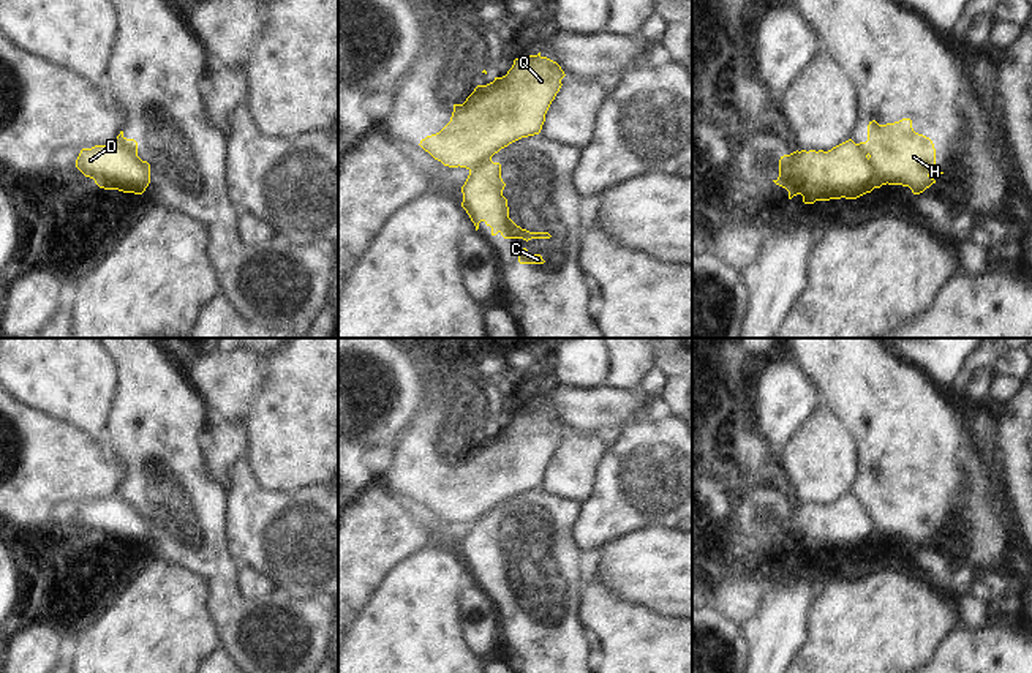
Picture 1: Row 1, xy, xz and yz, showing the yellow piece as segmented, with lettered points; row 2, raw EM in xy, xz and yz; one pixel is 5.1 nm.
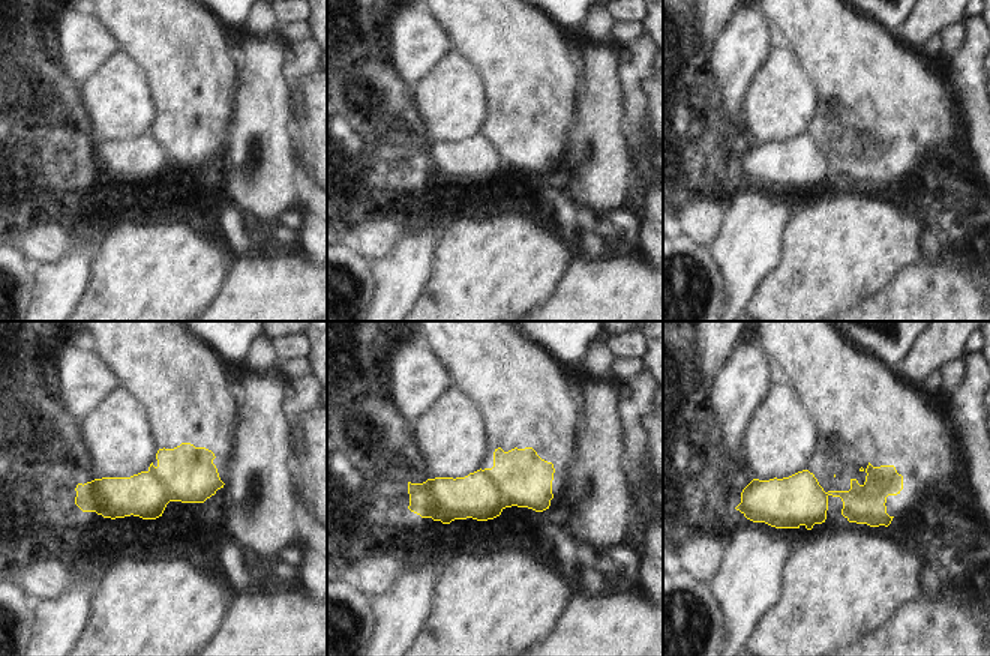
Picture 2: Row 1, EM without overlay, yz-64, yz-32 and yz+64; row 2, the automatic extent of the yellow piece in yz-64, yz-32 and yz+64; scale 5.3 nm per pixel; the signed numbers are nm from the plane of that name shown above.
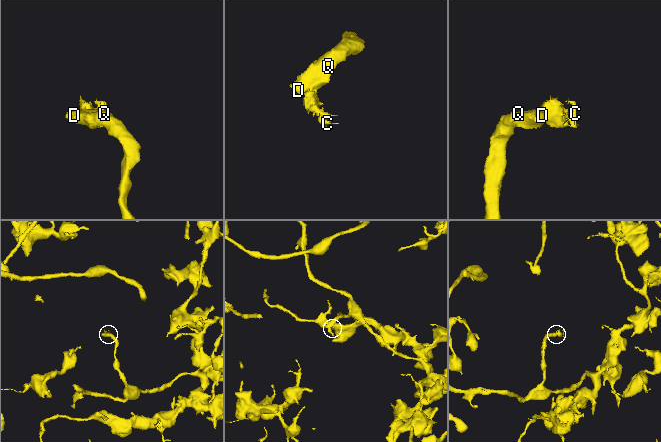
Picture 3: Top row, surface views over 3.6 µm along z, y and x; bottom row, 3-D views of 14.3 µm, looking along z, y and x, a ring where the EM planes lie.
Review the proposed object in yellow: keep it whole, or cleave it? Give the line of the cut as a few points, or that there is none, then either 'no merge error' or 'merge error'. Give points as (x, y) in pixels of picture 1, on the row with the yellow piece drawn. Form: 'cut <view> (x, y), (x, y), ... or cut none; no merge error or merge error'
cut yz (868, 158), (876, 187); merge error

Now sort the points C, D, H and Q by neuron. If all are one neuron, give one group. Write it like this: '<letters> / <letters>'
C H / D Q

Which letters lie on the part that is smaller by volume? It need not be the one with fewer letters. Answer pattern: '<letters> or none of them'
C, H.

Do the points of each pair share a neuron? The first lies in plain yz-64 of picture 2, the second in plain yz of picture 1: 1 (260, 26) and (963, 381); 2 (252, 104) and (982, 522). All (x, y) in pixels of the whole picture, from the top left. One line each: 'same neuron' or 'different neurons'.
1: different neurons
2: same neuron

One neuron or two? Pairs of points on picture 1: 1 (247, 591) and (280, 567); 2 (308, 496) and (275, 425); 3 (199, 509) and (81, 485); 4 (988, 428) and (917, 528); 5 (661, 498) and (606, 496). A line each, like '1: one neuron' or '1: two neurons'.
1: two neurons
2: two neurons
3: two neurons
4: two neurons
5: one neuron

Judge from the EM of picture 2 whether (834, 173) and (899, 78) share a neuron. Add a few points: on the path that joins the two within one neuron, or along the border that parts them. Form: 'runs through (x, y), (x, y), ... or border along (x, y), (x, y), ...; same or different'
runs through (858, 149), (872, 135), (879, 117), (879, 102); same

